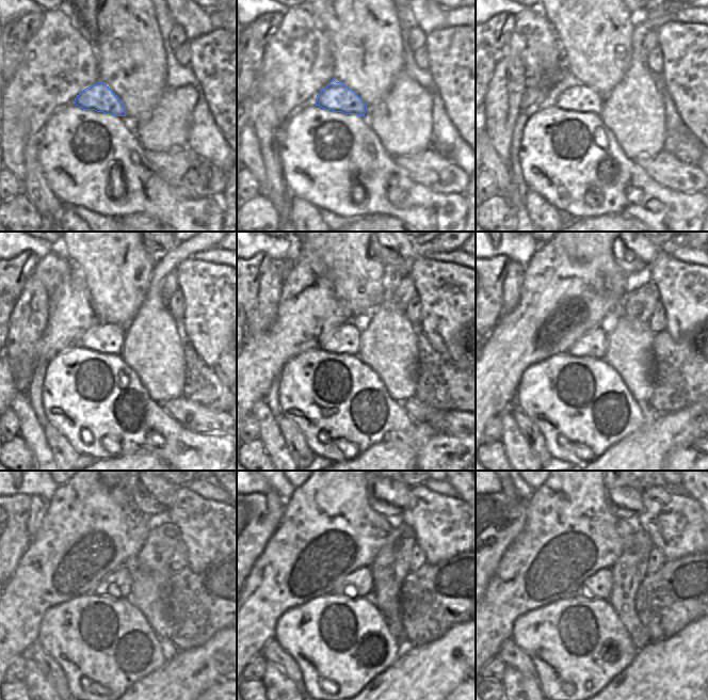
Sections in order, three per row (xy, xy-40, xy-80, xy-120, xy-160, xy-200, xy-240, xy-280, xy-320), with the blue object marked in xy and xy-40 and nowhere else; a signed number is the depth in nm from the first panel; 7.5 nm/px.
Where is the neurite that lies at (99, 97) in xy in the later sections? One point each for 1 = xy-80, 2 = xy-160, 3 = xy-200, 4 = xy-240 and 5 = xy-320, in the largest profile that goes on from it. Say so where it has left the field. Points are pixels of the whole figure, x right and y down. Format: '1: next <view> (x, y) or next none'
1: next xy-80 (579, 98)
2: next xy-160 (347, 338)
3: next xy-200 (594, 344)
4: next xy-240 (117, 584)
5: next xy-320 (599, 584)

